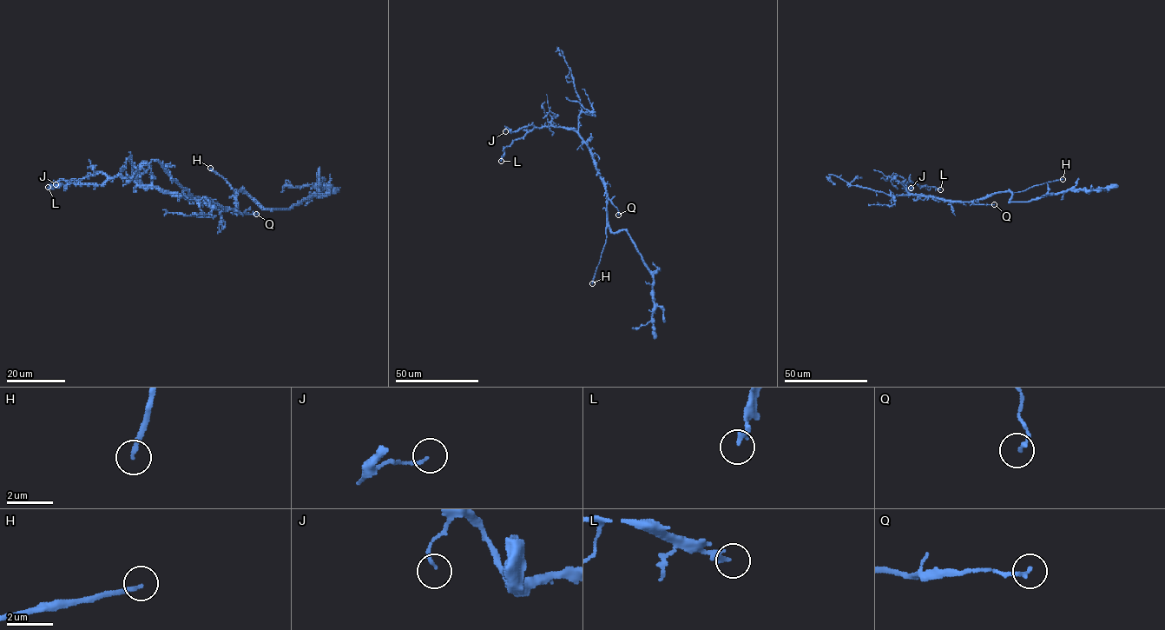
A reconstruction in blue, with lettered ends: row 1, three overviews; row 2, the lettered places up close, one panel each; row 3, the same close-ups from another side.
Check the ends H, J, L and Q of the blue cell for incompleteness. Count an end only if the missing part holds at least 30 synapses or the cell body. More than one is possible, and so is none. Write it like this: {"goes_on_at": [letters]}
{"goes_on_at": ["H"]}

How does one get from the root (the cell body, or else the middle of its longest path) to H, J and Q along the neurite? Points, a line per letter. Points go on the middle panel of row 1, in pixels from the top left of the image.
H: (607, 195), (606, 242), (592, 283)
J: (607, 195), (591, 150), (575, 131), (561, 127), (535, 128), (532, 125), (511, 132), (507, 127), (505, 131)
Q: (607, 195), (616, 208), (618, 215)

